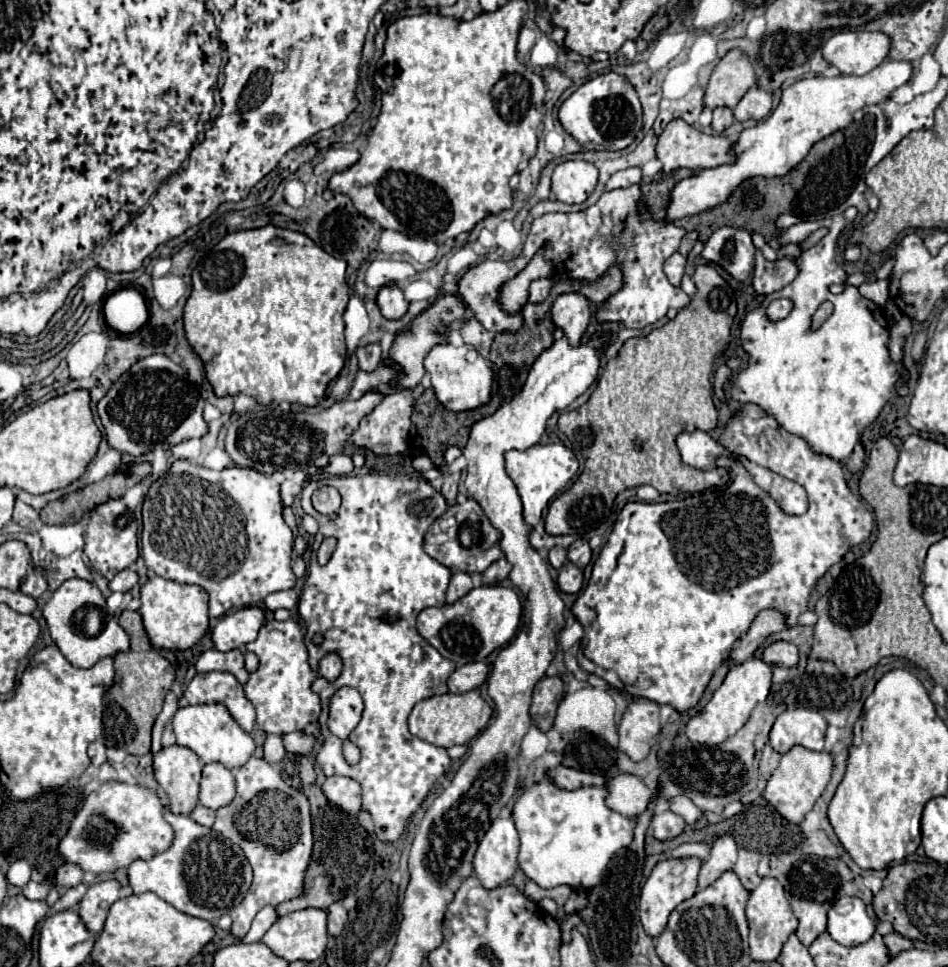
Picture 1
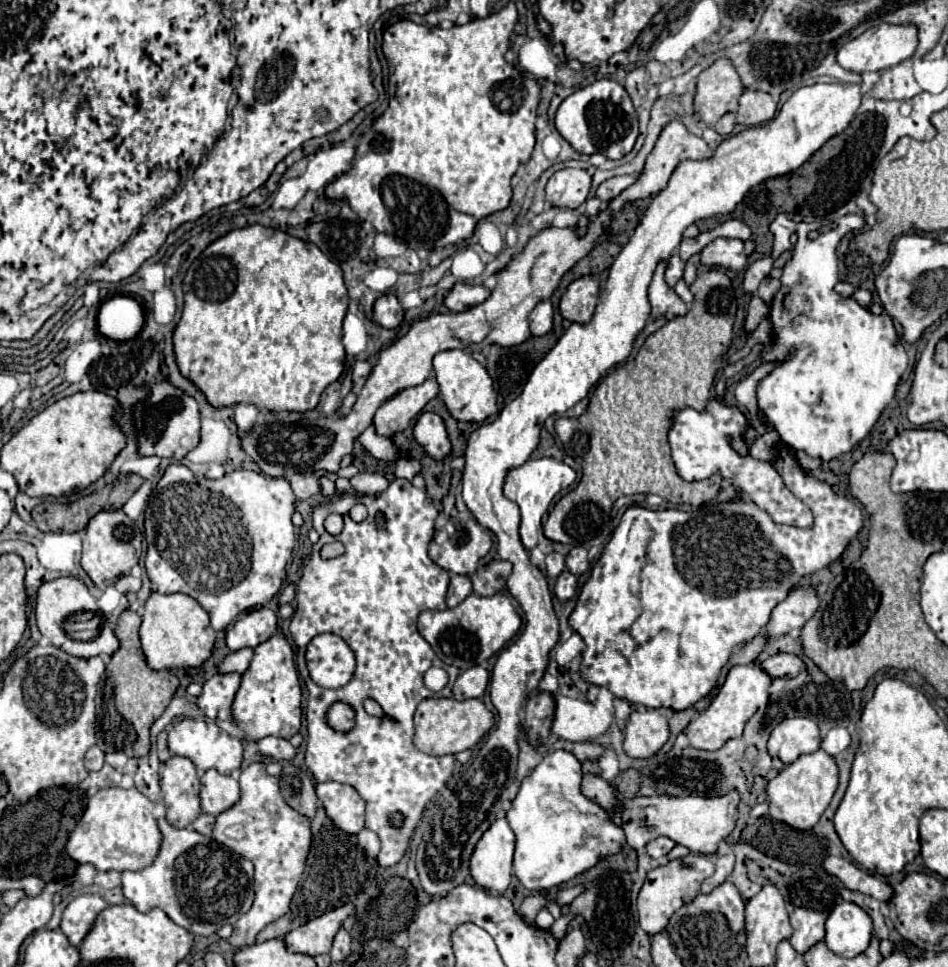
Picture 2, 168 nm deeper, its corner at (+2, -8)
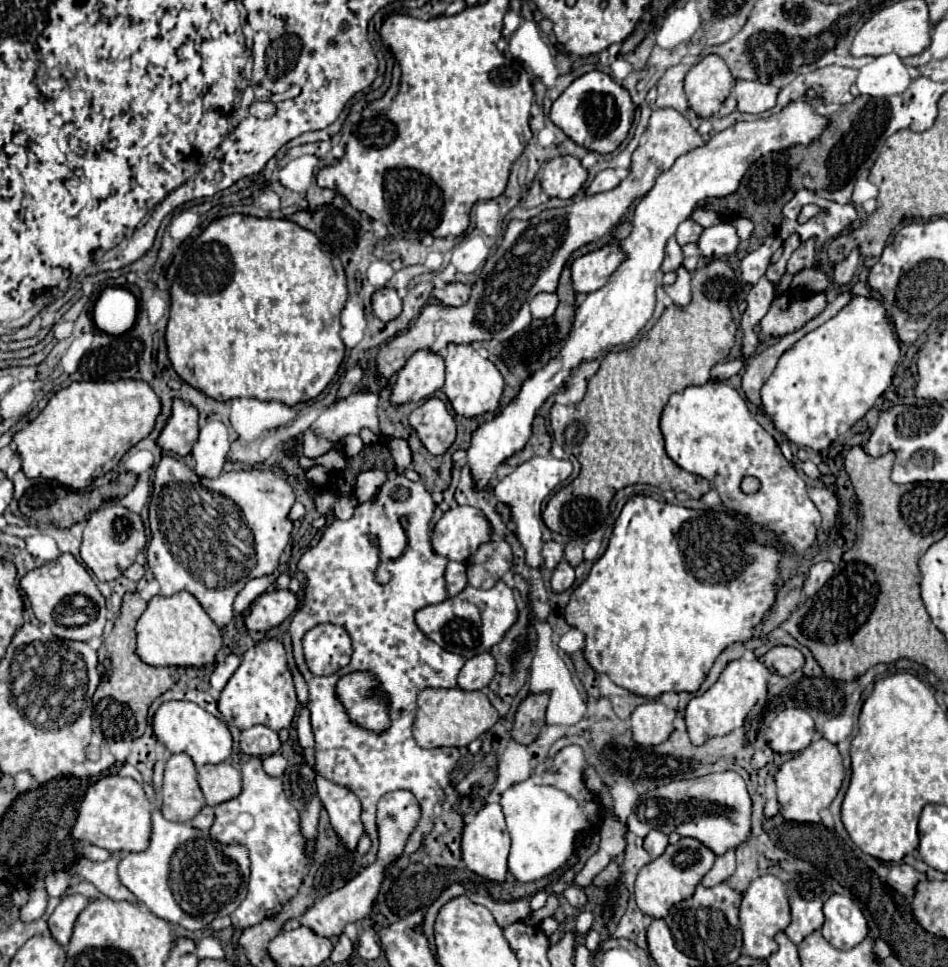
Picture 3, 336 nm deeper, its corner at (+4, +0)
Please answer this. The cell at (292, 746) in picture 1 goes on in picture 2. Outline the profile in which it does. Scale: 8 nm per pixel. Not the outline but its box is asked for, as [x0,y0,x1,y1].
[257,736,295,760]

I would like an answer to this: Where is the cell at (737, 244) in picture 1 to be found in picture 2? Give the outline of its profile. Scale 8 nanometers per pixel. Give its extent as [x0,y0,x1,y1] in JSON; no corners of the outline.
[701,238,747,272]

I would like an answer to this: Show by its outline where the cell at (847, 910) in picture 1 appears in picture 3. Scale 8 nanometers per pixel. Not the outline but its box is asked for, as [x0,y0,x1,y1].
[821,894,867,950]

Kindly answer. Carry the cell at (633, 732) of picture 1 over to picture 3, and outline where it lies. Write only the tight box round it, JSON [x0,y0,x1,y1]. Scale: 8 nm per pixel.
[631,700,677,746]

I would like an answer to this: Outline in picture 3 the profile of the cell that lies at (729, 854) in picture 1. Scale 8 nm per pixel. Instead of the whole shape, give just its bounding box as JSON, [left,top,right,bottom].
[701,850,735,886]

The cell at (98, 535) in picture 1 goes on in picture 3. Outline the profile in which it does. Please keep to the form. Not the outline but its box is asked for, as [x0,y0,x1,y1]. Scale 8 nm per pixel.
[81,504,145,582]

